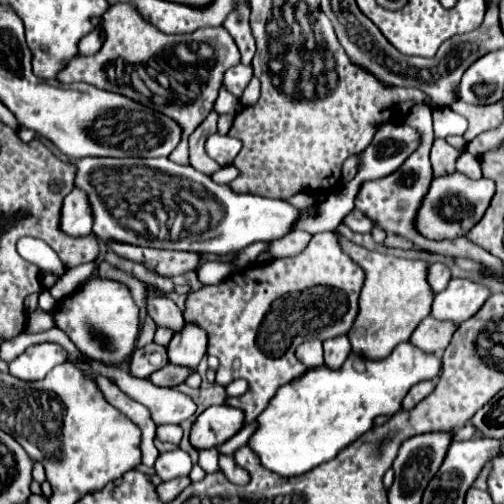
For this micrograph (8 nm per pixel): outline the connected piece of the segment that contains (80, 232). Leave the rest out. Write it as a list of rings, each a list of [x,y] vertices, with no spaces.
[[[74,189],[62,205],[60,213],[60,231],[70,237],[84,237],[92,233],[92,213],[86,195],[80,189]]]

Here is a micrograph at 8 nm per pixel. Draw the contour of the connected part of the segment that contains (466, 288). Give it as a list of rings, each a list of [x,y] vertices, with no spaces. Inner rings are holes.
[[[452,279],[448,287],[434,297],[430,317],[460,325],[476,315],[488,297],[490,293],[484,285],[468,279]]]

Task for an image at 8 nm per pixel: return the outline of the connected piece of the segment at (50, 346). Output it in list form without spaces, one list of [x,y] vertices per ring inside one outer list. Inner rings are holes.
[[[38,343],[28,347],[10,363],[10,375],[24,381],[40,381],[52,367],[66,361],[66,351],[56,343]]]

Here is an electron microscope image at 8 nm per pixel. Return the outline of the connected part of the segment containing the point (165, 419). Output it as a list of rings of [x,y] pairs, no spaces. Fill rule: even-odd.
[[[86,359],[86,361],[92,365],[94,371],[112,379],[130,399],[148,407],[152,421],[156,425],[164,425],[164,423],[180,425],[196,411],[194,401],[188,395],[184,395],[172,387],[156,387],[148,379],[132,377],[130,373],[126,373],[122,369],[106,369],[104,365],[100,365],[96,361],[90,361],[90,359]]]

